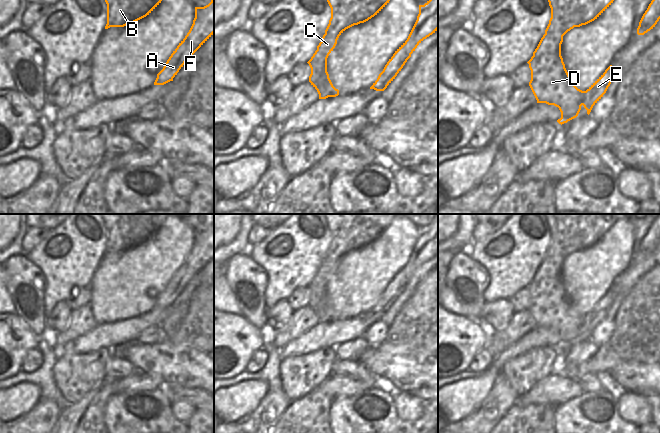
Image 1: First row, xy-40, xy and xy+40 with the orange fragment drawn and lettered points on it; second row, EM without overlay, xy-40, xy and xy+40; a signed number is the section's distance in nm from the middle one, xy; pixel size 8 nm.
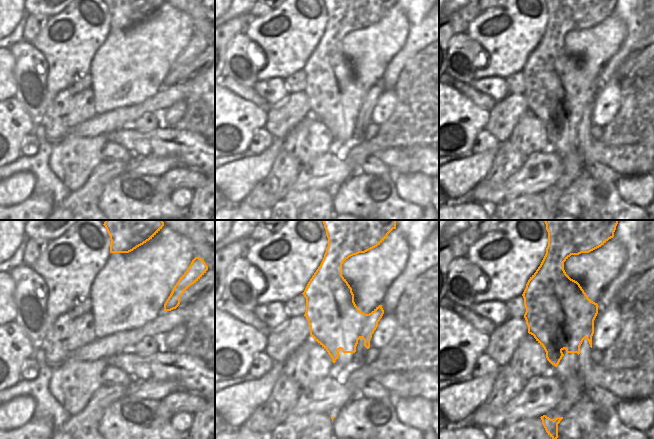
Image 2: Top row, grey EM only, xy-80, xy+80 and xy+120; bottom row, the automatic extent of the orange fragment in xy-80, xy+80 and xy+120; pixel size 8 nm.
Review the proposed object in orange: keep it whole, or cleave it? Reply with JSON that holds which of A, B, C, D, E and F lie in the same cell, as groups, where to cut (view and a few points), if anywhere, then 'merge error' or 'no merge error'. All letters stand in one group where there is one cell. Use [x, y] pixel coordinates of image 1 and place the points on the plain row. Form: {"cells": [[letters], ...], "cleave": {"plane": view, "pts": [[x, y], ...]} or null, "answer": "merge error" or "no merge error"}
{"cells": [["A", "F"], ["B", "C", "D", "E"]], "cleave": {"plane": "xy", "pts": [[383, 293], [384, 313]]}, "answer": "merge error"}

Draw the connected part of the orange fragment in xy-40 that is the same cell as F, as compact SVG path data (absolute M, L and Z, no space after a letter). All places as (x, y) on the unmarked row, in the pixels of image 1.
M214 220L204 231L195 231L193 248L173 275L165 290L160 295L159 309L164 309L177 299L185 286L214 258Z

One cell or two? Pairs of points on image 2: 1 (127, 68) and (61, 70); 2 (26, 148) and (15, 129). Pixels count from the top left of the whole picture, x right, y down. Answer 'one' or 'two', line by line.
1: two
2: two

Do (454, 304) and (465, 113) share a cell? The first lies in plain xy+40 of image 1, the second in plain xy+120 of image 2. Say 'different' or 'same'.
different

